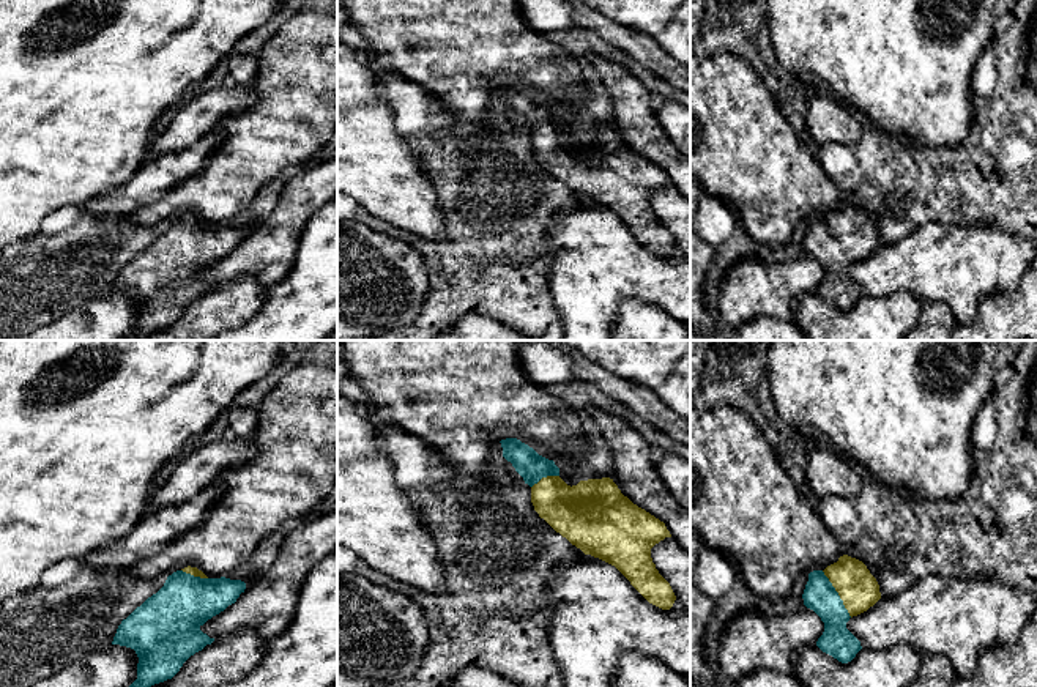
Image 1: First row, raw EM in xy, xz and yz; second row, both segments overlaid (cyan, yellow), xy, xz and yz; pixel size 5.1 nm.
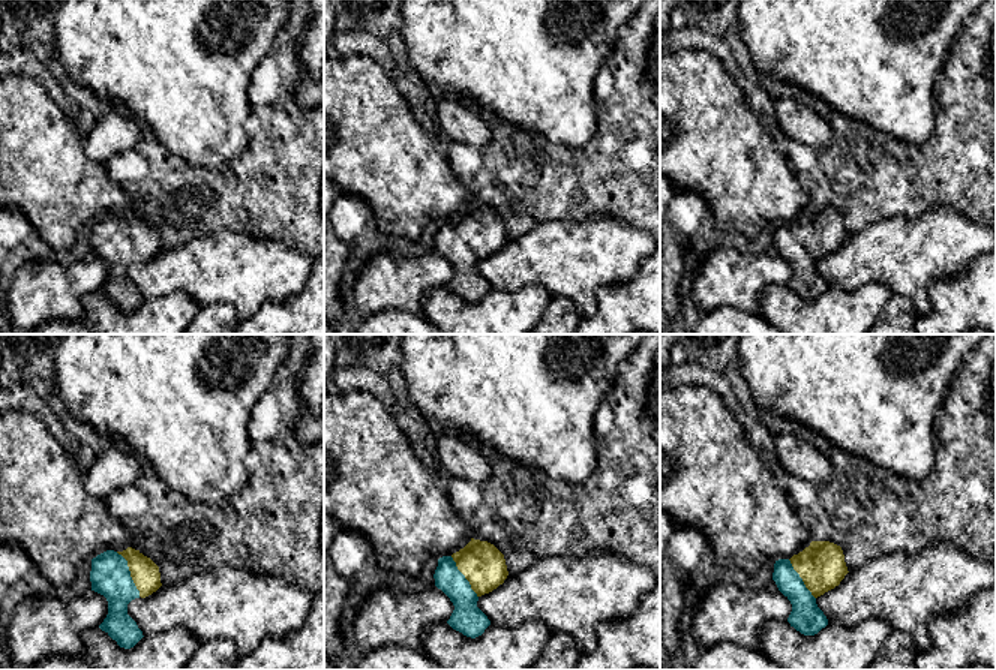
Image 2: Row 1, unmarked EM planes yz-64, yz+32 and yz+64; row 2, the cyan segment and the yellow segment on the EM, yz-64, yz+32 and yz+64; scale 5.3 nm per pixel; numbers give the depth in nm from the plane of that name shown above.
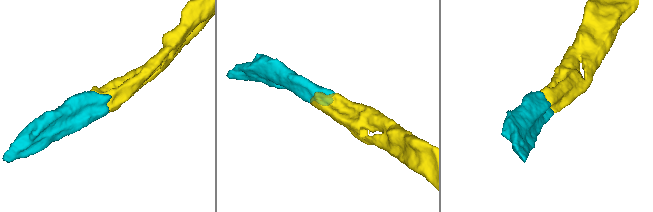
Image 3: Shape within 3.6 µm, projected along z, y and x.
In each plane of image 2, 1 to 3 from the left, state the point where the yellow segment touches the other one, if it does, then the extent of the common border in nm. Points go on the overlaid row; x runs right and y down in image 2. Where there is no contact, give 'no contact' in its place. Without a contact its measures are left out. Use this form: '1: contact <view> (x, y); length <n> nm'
1: contact yz-64 (129, 573); length 280 nm
2: contact yz+32 (464, 577); length 260 nm
3: contact yz+64 (801, 579); length 260 nm

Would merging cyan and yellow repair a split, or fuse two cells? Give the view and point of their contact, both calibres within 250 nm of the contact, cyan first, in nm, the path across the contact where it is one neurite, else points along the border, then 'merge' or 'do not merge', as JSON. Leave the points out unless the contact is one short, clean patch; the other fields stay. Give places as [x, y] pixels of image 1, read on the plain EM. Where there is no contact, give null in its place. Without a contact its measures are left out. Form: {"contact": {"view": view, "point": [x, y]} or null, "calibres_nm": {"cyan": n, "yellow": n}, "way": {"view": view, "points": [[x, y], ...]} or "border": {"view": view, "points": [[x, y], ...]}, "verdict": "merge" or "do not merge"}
{"contact": {"view": "yz", "point": [837, 241]}, "calibres_nm": {"cyan": 160, "yellow": 200}, "verdict": "merge"}

